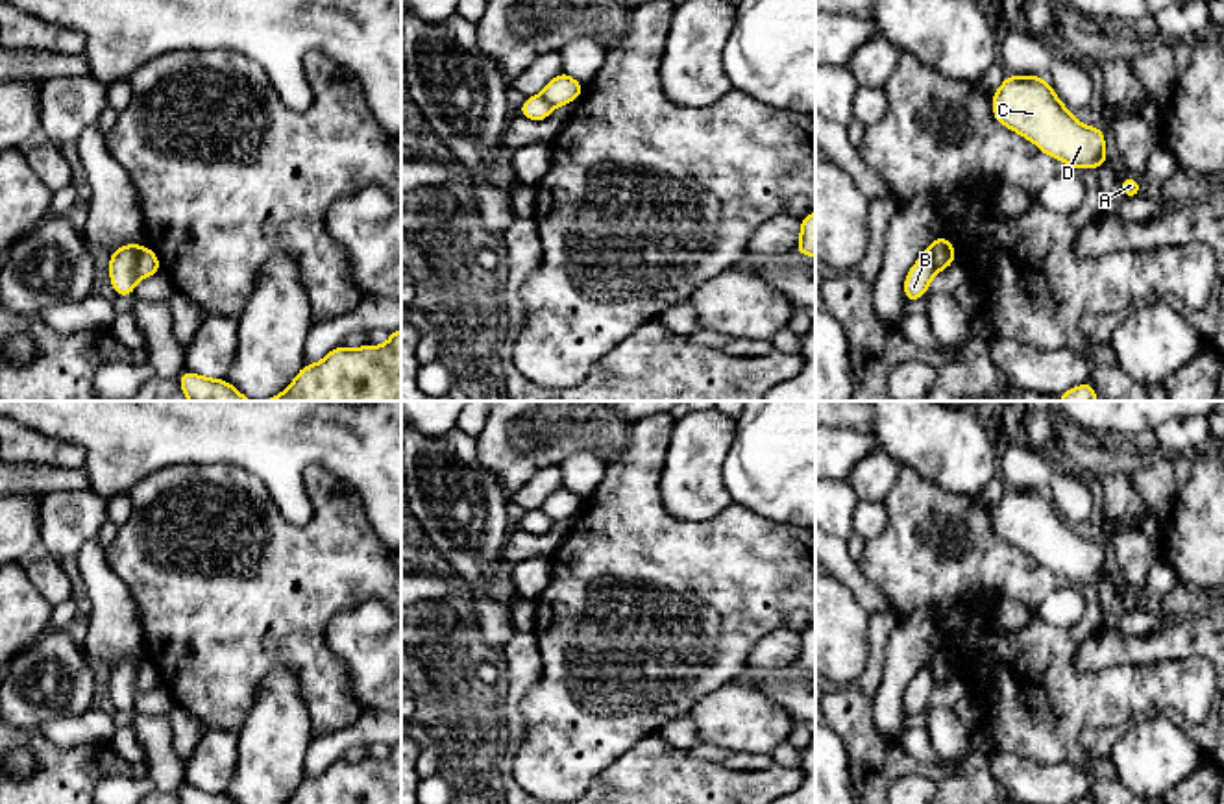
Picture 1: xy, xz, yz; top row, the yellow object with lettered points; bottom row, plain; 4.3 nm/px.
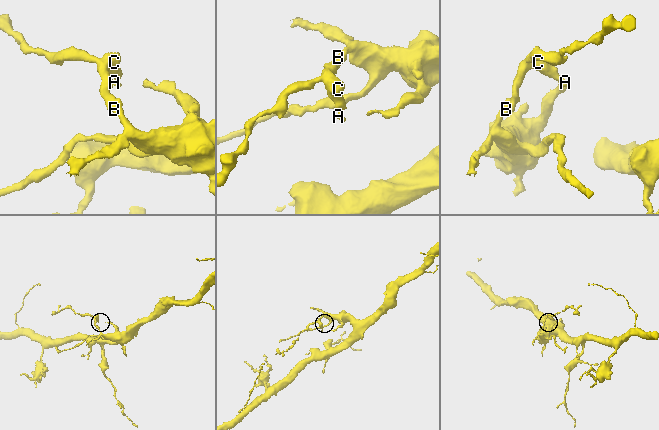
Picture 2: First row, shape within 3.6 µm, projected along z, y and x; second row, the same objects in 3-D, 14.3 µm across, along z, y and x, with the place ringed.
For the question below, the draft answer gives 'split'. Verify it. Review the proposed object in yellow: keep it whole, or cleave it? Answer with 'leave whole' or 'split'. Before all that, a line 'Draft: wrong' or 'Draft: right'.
Draft: right
split

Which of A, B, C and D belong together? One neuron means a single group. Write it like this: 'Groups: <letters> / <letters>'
Groups: A C D / B

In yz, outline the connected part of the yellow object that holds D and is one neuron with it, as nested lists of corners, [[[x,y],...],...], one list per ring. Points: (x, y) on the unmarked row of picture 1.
[[[1006,490],[991,518],[998,538],[1071,582],[1095,586],[1111,575],[1102,542],[1080,538],[1041,490]]]

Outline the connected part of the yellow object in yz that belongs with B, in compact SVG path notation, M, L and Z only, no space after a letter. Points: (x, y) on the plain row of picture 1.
M923 665L917 676L908 684L904 695L904 713L906 717L924 712L934 691L932 669Z

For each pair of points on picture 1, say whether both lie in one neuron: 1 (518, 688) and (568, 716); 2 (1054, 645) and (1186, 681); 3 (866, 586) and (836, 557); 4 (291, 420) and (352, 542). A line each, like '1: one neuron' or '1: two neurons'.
1: two neurons
2: one neuron
3: one neuron
4: two neurons

